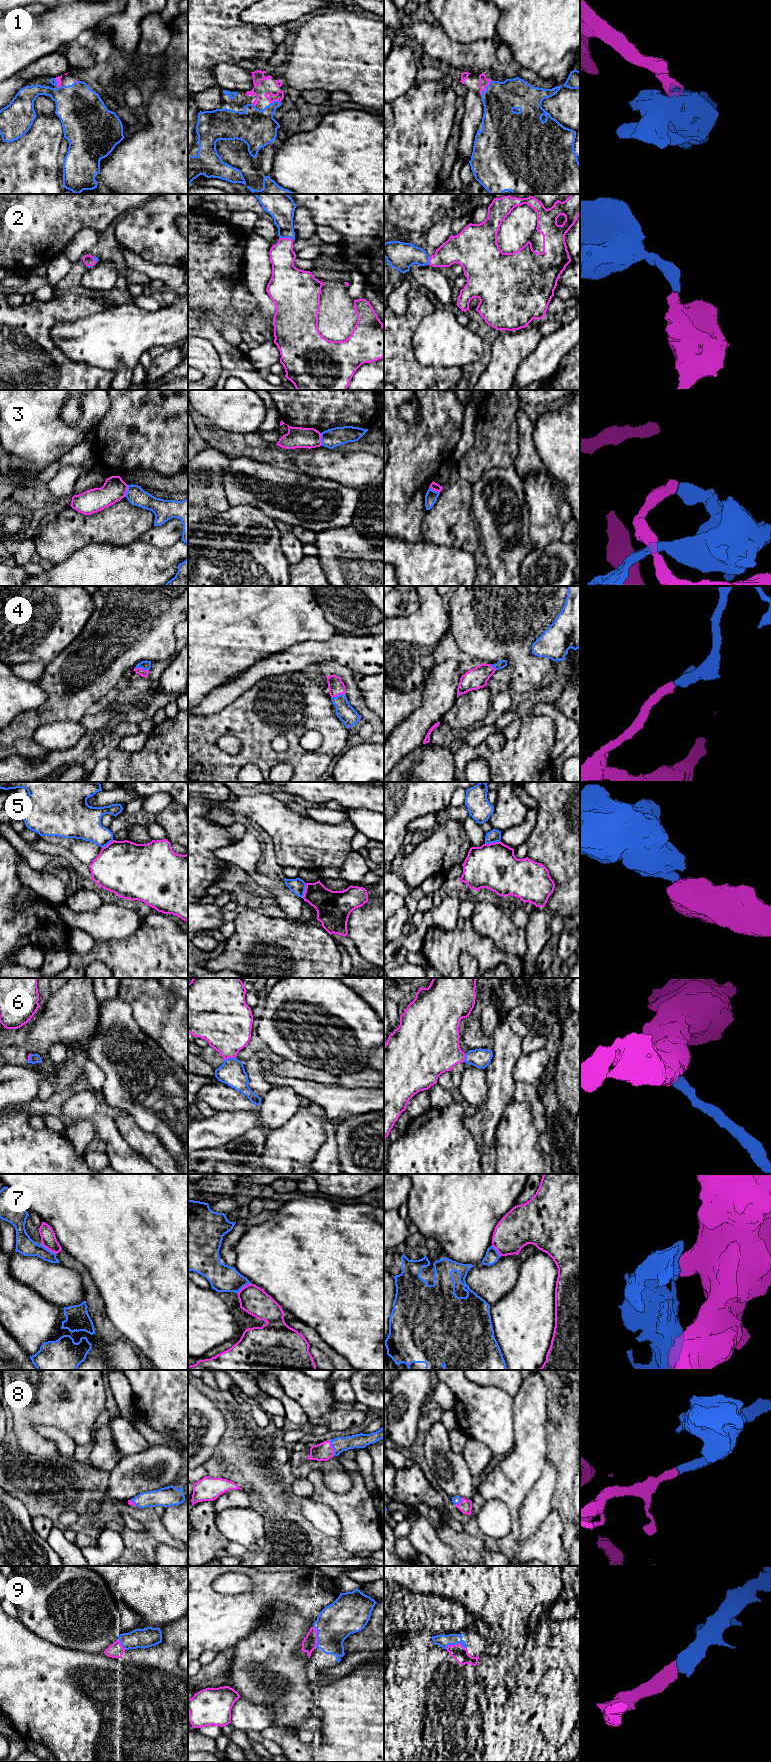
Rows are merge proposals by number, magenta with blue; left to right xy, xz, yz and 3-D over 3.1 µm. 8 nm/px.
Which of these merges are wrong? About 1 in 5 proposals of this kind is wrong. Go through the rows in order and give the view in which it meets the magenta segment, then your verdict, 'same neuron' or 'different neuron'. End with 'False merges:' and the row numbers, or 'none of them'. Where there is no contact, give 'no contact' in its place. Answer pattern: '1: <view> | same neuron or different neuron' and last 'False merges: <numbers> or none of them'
1: xz | same neuron
2: xz | same neuron
3: xz | different neuron
4: xz | same neuron
5: yz | different neuron
6: xz | same neuron
7: xz | different neuron
8: xz | same neuron
9: yz | same neuron
False merges: 3, 5, 7

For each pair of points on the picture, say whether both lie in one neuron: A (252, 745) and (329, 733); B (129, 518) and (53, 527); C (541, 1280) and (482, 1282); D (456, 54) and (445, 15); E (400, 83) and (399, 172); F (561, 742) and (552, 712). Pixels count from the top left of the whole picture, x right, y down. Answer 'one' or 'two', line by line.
A: one
B: one
C: two
D: two
E: two
F: one

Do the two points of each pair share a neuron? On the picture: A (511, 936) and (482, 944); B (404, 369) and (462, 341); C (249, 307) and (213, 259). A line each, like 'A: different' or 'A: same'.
A: different
B: different
C: different

